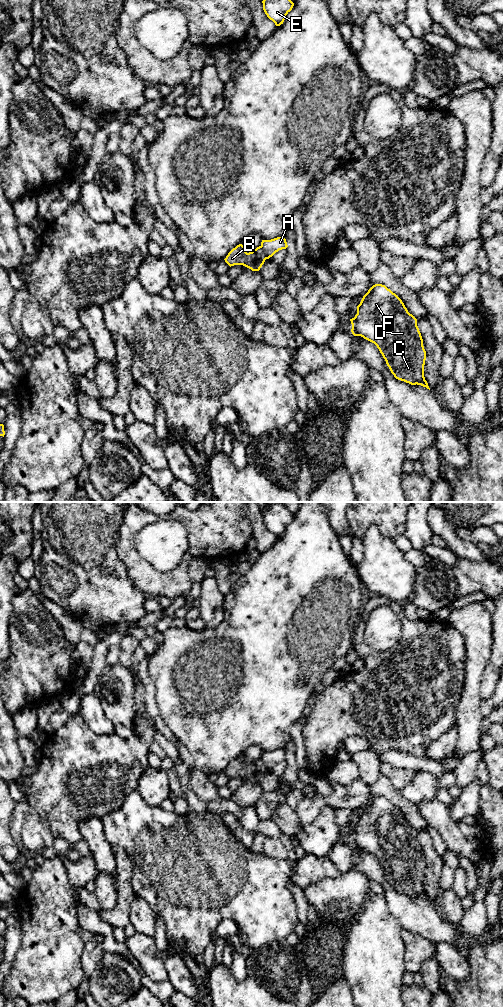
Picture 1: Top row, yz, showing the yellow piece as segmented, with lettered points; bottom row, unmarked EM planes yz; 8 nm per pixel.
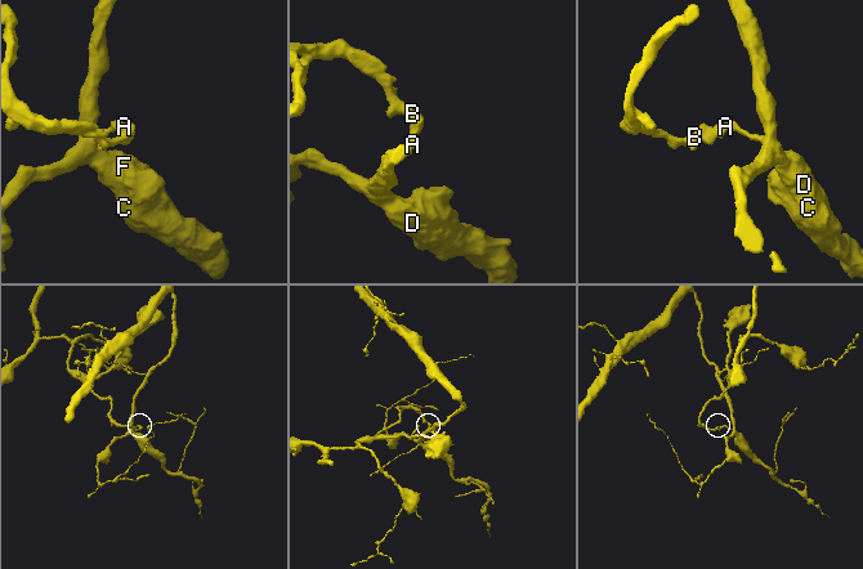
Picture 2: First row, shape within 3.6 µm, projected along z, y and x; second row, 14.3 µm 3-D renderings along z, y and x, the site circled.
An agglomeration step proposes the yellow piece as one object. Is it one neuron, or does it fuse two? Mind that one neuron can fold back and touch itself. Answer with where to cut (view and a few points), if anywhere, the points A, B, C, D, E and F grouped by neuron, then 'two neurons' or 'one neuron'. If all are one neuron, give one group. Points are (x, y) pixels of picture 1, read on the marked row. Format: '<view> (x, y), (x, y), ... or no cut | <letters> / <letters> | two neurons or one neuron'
yz (260, 246), (267, 258) | A C D E F / B | two neurons

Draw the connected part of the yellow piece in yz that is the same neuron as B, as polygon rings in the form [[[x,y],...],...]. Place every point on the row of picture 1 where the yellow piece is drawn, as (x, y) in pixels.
[[[239,244],[228,253],[224,260],[230,267],[243,265],[252,271],[259,271],[266,259],[267,257],[261,246],[247,253],[245,247]]]

